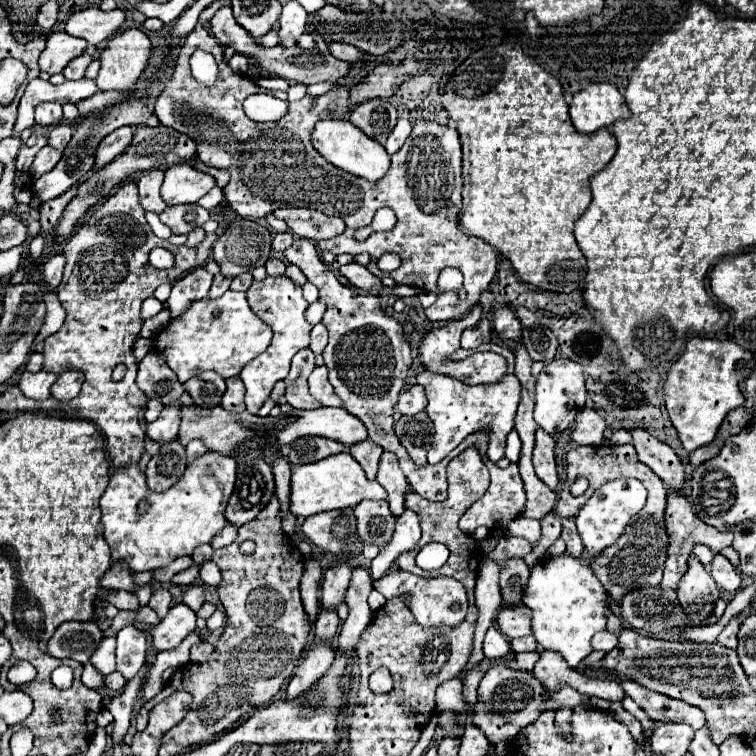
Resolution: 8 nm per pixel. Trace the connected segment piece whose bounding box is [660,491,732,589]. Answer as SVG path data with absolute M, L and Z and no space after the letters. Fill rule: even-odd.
M668 493L668 507L666 507L666 529L668 529L668 537L670 537L670 545L668 545L668 559L666 559L666 569L664 569L664 579L660 583L660 587L672 587L676 589L676 585L680 583L680 577L684 575L684 569L688 569L688 557L692 555L694 545L702 543L708 547L728 547L732 543L732 533L730 531L718 531L712 525L706 525L704 521L700 521L696 517L696 513L692 511L690 503L686 501L686 497L682 493Z

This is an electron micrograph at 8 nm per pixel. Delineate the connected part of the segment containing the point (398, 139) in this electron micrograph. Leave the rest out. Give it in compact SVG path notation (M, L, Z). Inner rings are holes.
M398 119L398 123L396 123L396 127L394 127L394 131L390 133L390 137L388 137L388 141L386 141L386 151L390 153L390 155L394 155L404 143L406 143L406 139L408 139L408 135L410 135L410 131L412 131L412 125L410 125L410 121L406 121L406 119Z

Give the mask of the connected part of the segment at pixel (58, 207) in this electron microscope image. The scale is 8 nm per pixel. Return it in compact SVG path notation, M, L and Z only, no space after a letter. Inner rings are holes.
M74 185L72 189L68 189L64 195L50 199L48 203L40 205L40 223L42 223L42 231L50 231L54 225L58 225L62 211L66 209L66 205L76 197L78 185Z

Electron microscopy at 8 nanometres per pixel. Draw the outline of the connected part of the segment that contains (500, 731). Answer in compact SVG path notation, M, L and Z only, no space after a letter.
M496 663L486 671L478 685L478 703L474 707L474 725L480 727L490 743L498 741L512 741L518 731L530 723L536 721L536 717L544 711L550 709L546 703L546 693L540 685L540 681L528 673L528 671L516 671L510 669L504 663Z

